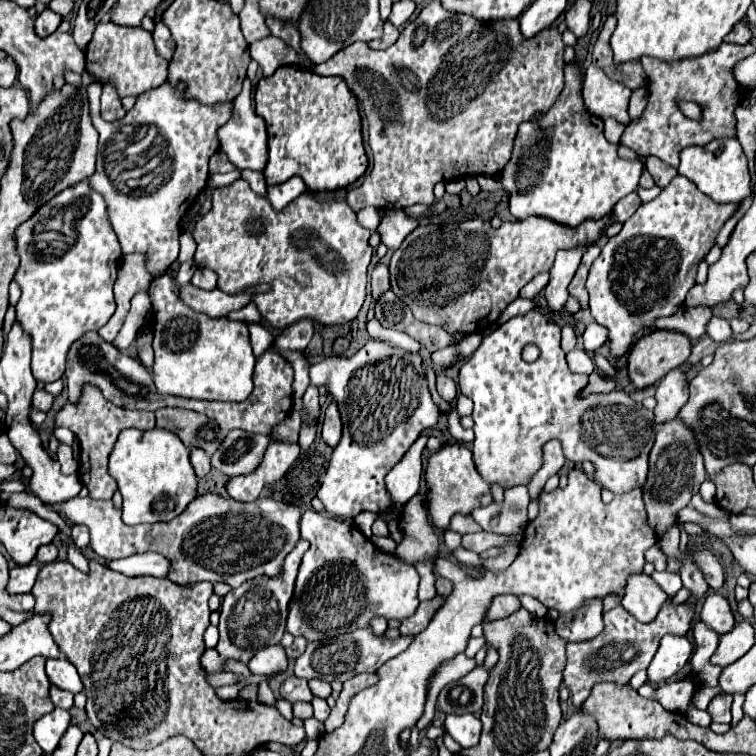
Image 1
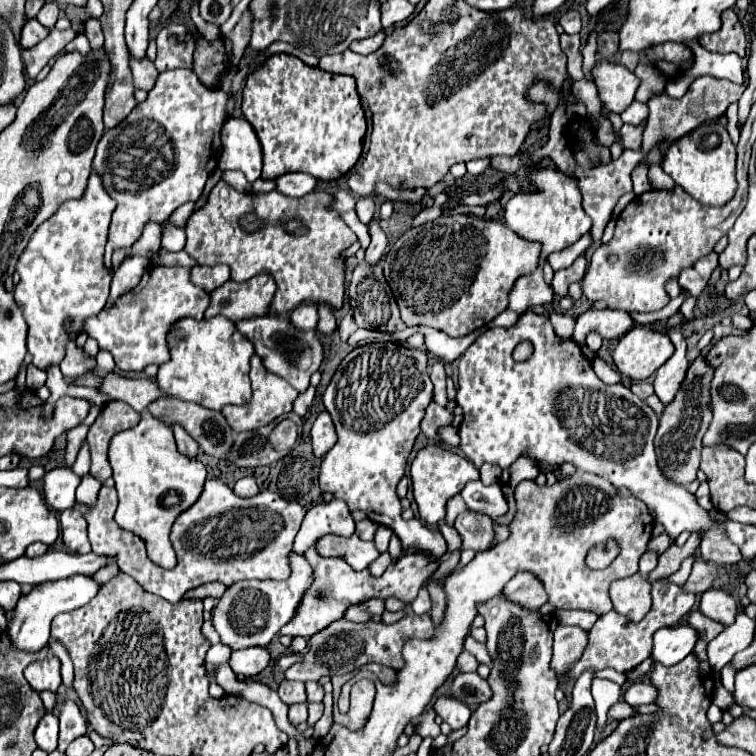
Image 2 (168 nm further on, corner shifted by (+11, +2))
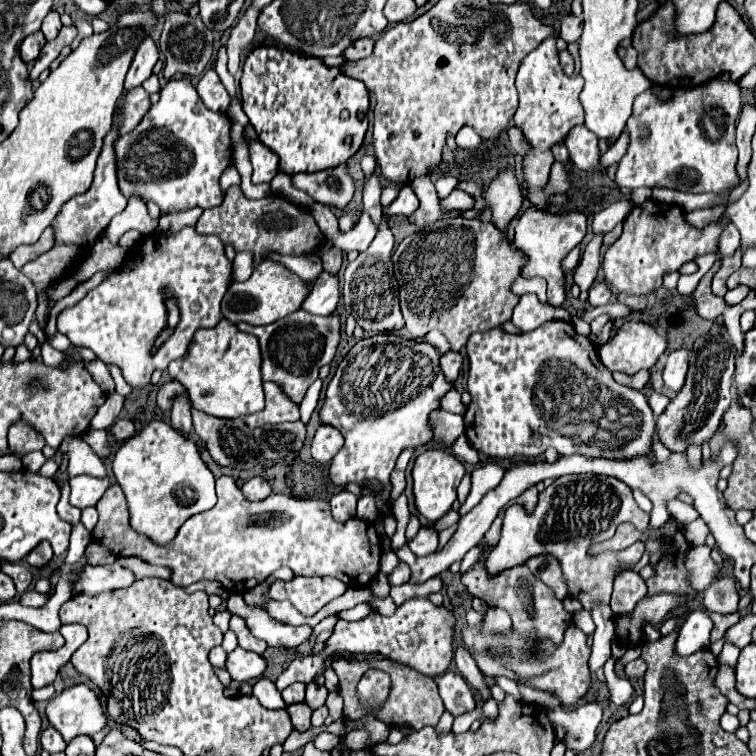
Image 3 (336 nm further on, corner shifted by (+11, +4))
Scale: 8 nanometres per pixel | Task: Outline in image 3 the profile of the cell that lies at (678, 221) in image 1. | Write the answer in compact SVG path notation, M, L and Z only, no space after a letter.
M655 200L635 204L623 222L623 234L603 254L601 268L605 284L619 294L649 296L661 288L665 274L679 270L681 264L697 256L719 252L719 236L727 224L729 220L721 216L703 228L695 228L687 224L685 210L677 204L663 204Z

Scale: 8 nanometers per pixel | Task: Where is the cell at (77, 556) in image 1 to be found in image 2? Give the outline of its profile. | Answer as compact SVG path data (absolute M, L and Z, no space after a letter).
M111 564L106 567L101 568L95 574L92 575L92 578L99 583L106 583L109 580L113 579L120 573L120 569L117 564Z

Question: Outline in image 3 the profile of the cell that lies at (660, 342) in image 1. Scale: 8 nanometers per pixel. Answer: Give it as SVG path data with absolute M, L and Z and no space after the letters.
M631 320L599 348L599 358L611 372L635 374L639 370L651 370L665 348L667 340L651 324Z

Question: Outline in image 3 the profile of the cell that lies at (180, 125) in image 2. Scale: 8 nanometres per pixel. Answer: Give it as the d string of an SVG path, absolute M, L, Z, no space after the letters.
M189 78L169 80L159 96L159 102L151 104L143 120L113 144L119 190L125 198L139 196L143 202L155 202L161 214L221 204L219 176L233 156L229 118L209 110Z

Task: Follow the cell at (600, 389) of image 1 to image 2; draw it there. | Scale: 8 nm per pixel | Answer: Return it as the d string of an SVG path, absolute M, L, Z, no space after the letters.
M595 358L595 360L593 360L593 370L595 370L595 374L597 374L605 384L619 384L619 382L623 380L623 376L621 376L617 370L613 370L611 364L603 362L601 358Z

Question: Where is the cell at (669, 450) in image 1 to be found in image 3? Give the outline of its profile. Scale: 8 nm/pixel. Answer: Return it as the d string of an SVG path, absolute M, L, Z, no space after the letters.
M709 332L695 340L691 358L689 358L689 372L685 386L681 392L669 402L665 412L657 418L657 434L663 446L671 452L685 452L687 446L697 444L703 446L711 440L711 436L721 426L725 410L731 406L731 376L735 364L735 348L731 340L723 332Z

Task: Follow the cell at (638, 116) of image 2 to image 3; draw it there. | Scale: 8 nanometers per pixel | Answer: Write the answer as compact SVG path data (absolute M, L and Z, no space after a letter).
M711 80L705 88L685 88L673 90L673 98L663 102L657 100L651 90L639 94L633 102L633 114L627 120L631 144L627 154L621 158L615 172L617 186L667 186L681 192L713 192L725 194L729 188L735 188L741 180L737 174L737 146L735 146L735 124L741 110L741 94L737 82L719 82Z

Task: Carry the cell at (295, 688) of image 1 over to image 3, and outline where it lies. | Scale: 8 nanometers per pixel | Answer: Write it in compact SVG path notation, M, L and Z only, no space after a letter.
M295 682L291 686L287 686L283 692L281 692L285 704L297 704L297 702L305 702L305 684L301 682Z

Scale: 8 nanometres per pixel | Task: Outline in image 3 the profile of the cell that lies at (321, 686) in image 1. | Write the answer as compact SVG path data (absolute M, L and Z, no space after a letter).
M315 682L307 684L307 700L305 700L305 704L307 704L309 708L315 710L315 708L323 706L325 700L327 700L327 688L325 688L325 686L319 686L319 684L315 684Z

